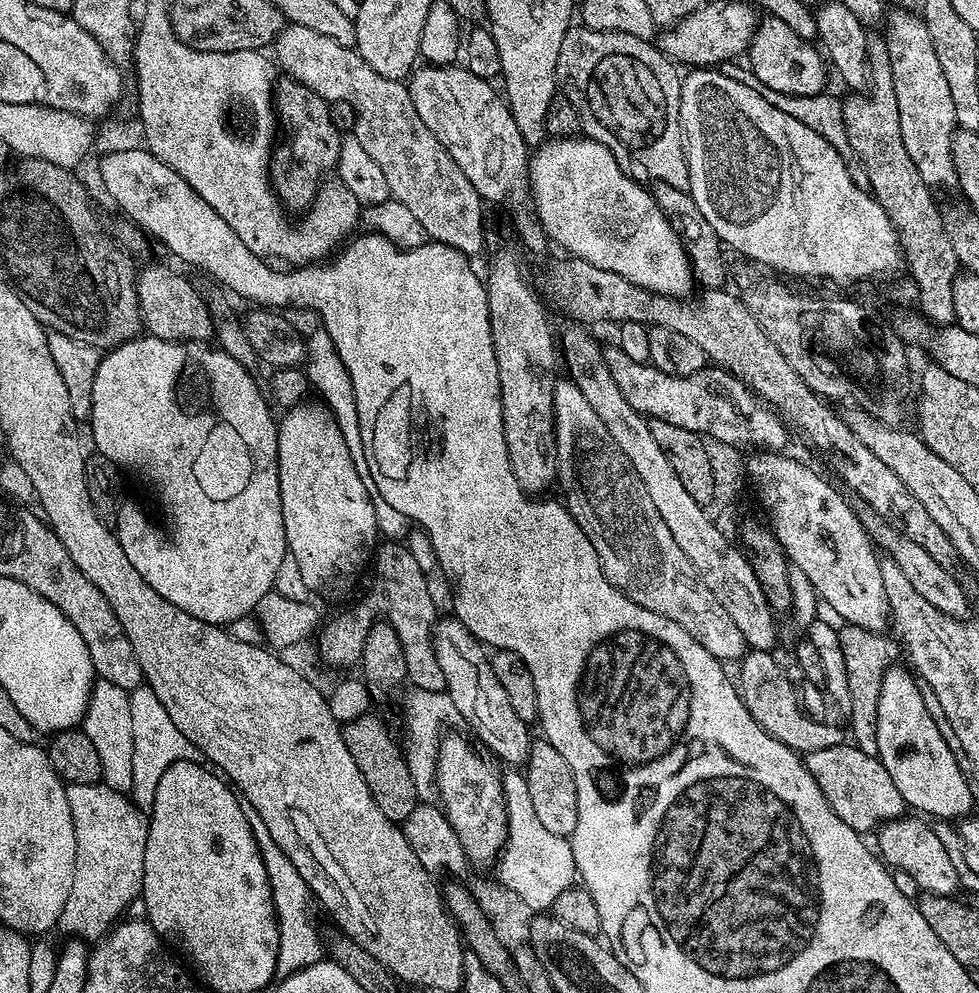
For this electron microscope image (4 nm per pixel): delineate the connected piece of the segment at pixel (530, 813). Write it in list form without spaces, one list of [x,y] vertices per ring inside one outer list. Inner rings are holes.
[[[516,770],[503,773],[504,797],[508,811],[508,840],[500,853],[498,869],[500,868],[499,883],[503,884],[526,906],[533,910],[551,909],[554,898],[562,894],[562,890],[573,887],[577,883],[578,873],[572,841],[567,836],[550,834],[542,822],[538,822],[538,814],[534,811],[534,801],[530,798],[530,786],[527,775],[520,776]]]

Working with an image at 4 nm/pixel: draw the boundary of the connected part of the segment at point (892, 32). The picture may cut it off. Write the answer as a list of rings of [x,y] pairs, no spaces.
[[[908,10],[895,11],[889,11],[886,16],[886,41],[890,54],[890,70],[894,78],[894,98],[898,98],[898,126],[902,126],[902,143],[906,145],[906,154],[910,154],[910,162],[914,162],[914,170],[922,174],[922,182],[928,184],[930,189],[953,187],[956,184],[956,171],[954,156],[950,154],[950,142],[957,127],[950,89],[942,75],[938,54],[934,54],[934,42],[930,42],[930,30],[926,30],[924,19]]]

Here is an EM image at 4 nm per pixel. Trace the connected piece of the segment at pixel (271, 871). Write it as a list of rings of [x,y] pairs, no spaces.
[[[244,804],[244,813],[250,822],[250,830],[254,834],[258,850],[262,854],[262,862],[266,866],[266,878],[270,882],[272,901],[276,907],[278,934],[280,935],[276,970],[281,977],[286,977],[291,972],[297,972],[325,959],[326,944],[320,941],[320,932],[316,929],[315,918],[312,917],[314,897],[312,891],[306,886],[302,874],[298,874],[298,870],[294,870],[294,862],[290,862],[290,858],[286,858],[286,854],[282,854],[282,846],[278,846],[278,842],[274,842],[274,837],[270,835],[270,830],[266,830],[266,822],[262,822],[258,810],[254,810],[254,806]]]

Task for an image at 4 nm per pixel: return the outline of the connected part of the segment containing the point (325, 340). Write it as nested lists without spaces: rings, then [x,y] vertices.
[[[301,308],[285,309],[282,314],[290,326],[294,326],[296,330],[307,336],[307,358],[304,363],[305,375],[309,380],[309,385],[316,391],[318,390],[322,402],[327,405],[332,412],[332,416],[346,438],[346,442],[350,446],[358,446],[361,442],[361,432],[358,426],[358,408],[357,399],[354,398],[354,386],[350,381],[349,371],[346,370],[345,364],[342,362],[341,356],[337,352],[337,348],[333,346],[329,332],[323,327],[316,327],[316,320],[311,311]]]

